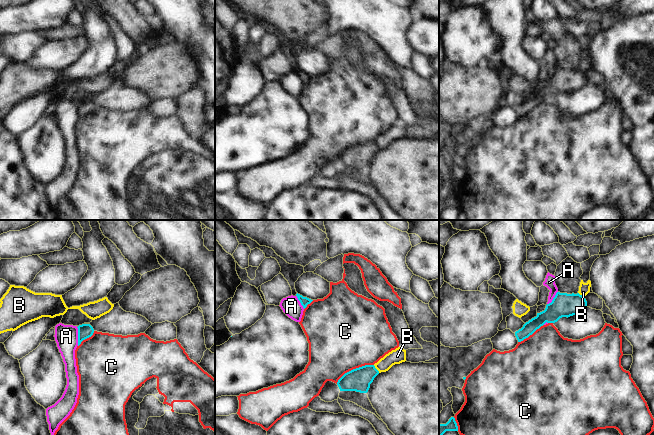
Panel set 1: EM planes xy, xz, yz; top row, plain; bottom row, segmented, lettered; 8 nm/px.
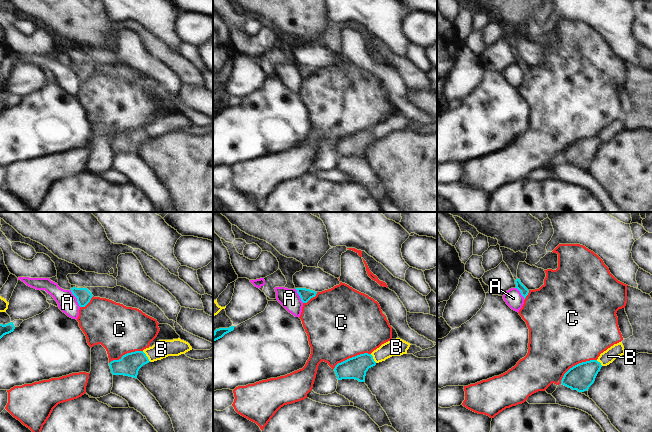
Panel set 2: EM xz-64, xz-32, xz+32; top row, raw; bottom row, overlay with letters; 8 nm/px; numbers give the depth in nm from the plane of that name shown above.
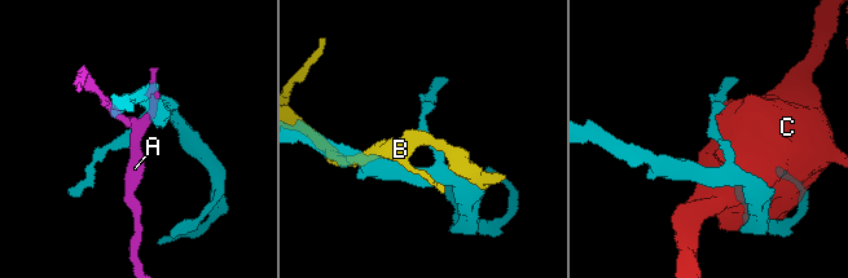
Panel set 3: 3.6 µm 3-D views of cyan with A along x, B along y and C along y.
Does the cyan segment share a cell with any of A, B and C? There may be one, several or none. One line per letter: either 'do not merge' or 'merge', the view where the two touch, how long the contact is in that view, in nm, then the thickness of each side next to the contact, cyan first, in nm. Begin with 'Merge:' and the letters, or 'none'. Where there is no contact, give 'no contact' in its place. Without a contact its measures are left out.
Merge: none
A: do not merge; meets cyan in xy; contact 150 nm long; 120 nm thick on the cyan side, 190 nm on the other
B: do not merge; meets cyan in xz; contact 80 nm long; 190 nm thick on the cyan side, 120 nm on the other
C: do not merge; meets cyan in xz; contact 340 nm long; 190 nm thick on the cyan side, 500 nm on the other

